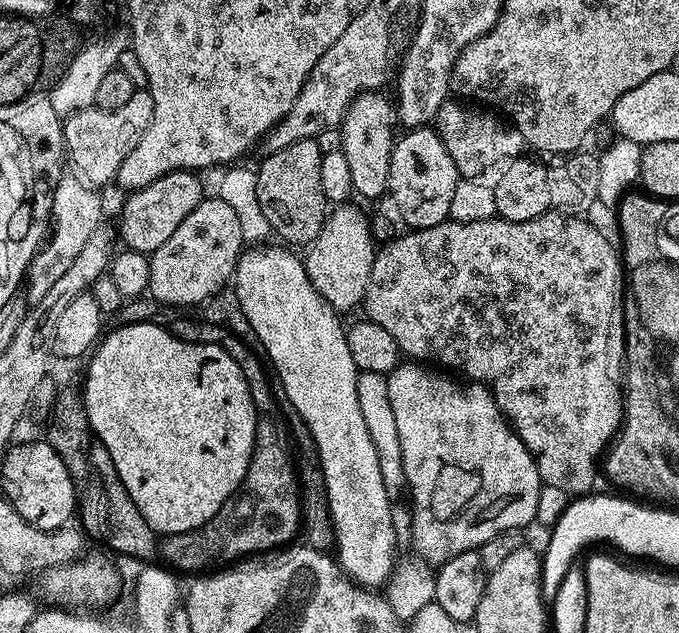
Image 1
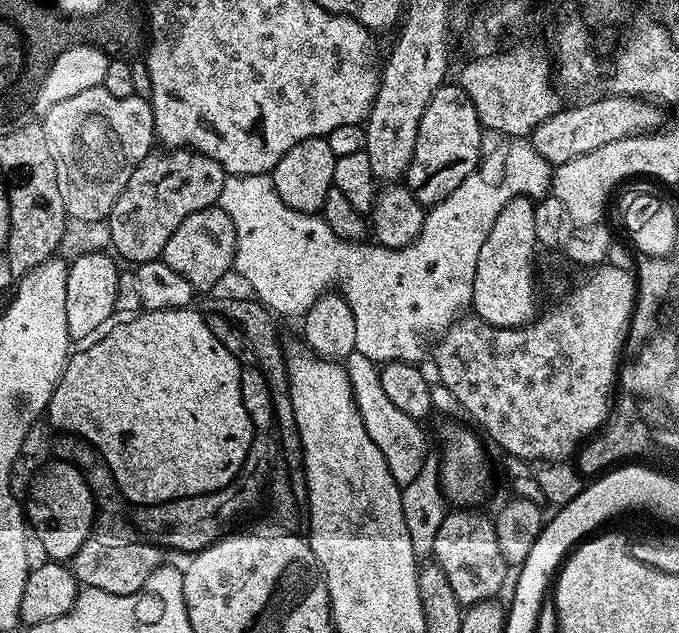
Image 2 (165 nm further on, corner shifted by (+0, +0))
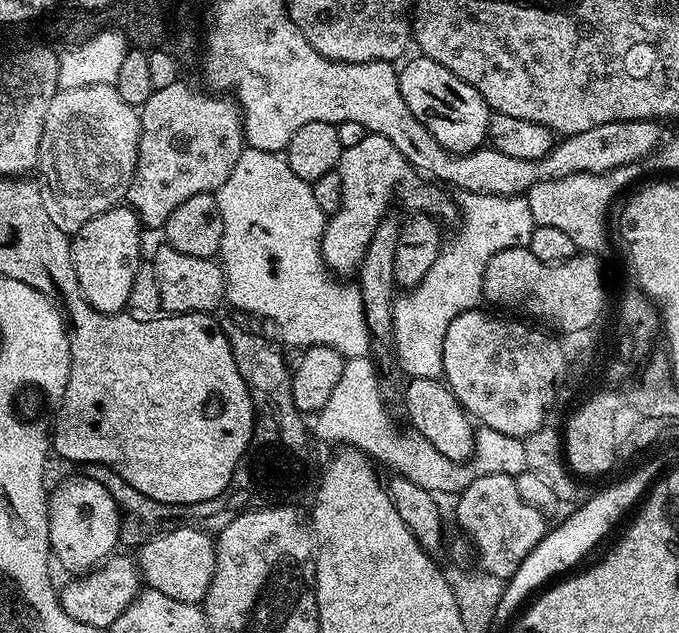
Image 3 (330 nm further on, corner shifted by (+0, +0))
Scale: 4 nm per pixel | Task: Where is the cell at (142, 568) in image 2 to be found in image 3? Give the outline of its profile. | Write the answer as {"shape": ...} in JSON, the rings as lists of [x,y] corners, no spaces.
{"shape":[[[179,528],[162,534],[138,549],[138,567],[143,583],[151,591],[166,594],[174,602],[200,604],[214,578],[216,546],[213,537],[202,530]]]}

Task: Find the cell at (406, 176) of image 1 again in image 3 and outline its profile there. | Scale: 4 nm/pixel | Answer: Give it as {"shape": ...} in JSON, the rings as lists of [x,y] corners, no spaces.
{"shape":[[[416,54],[405,68],[399,69],[399,73],[402,98],[406,98],[410,114],[430,130],[445,150],[461,153],[485,147],[492,112],[482,94],[478,94],[470,82],[458,78],[458,74],[450,74],[446,66],[423,54]]]}

